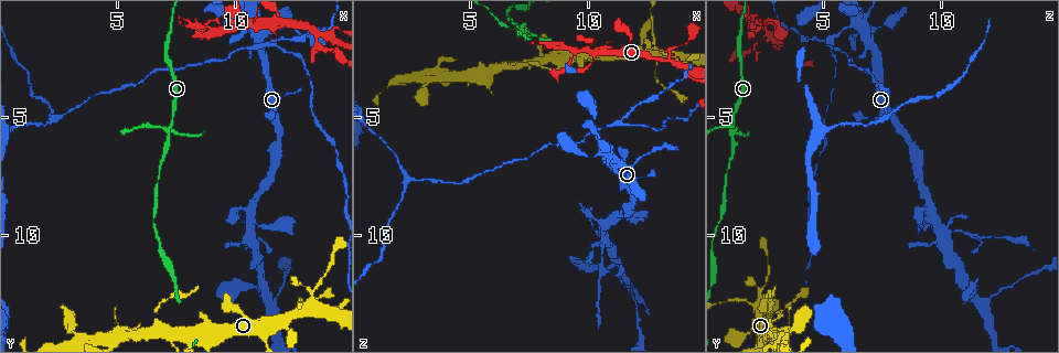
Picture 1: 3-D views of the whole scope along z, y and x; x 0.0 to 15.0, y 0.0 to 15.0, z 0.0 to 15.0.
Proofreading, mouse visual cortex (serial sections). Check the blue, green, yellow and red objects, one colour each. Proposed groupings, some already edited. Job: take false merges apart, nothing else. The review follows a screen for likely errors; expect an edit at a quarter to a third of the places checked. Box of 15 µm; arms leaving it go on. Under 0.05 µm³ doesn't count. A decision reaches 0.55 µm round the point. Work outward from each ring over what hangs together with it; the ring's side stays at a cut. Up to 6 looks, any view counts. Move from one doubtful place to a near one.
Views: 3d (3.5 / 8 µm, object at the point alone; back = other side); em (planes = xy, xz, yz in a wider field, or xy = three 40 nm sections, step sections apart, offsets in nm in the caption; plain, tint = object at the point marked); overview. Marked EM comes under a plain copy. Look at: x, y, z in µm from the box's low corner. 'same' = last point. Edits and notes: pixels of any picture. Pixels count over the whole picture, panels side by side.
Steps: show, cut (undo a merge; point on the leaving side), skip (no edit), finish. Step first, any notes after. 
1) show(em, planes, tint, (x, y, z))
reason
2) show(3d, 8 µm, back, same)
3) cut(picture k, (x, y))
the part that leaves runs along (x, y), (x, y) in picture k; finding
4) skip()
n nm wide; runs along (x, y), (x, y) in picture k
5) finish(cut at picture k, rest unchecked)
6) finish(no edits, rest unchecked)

show(3d, 3.5 µm, (11.1, 1.7, 6.9))
branch point

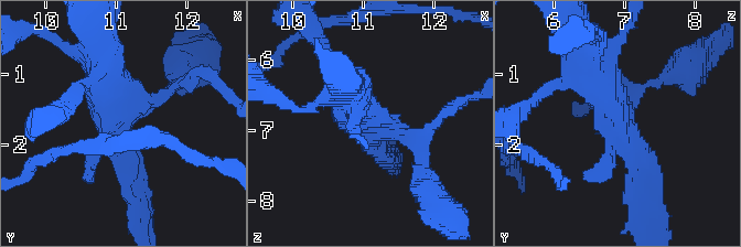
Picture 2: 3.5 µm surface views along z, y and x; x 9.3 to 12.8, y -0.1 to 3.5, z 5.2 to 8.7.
skip()
runs along (654, 181), (586, 58) in picture 2; continuous, no second cell

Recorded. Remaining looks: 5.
show(3d, 3.5 µm, (7.2, 5.4, 1.1))
three-way junction

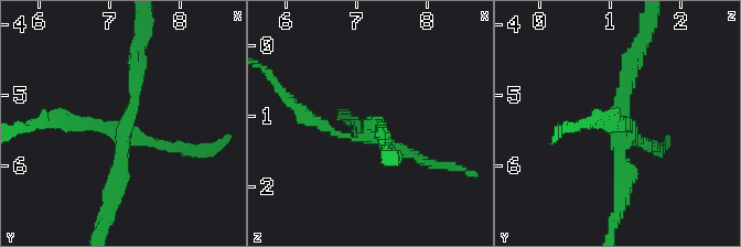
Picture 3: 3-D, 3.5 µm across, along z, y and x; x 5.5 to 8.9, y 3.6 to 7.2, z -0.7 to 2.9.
show(em, xy, step 1, tint, (7.20, 5.50, 1.15))
need the tissue

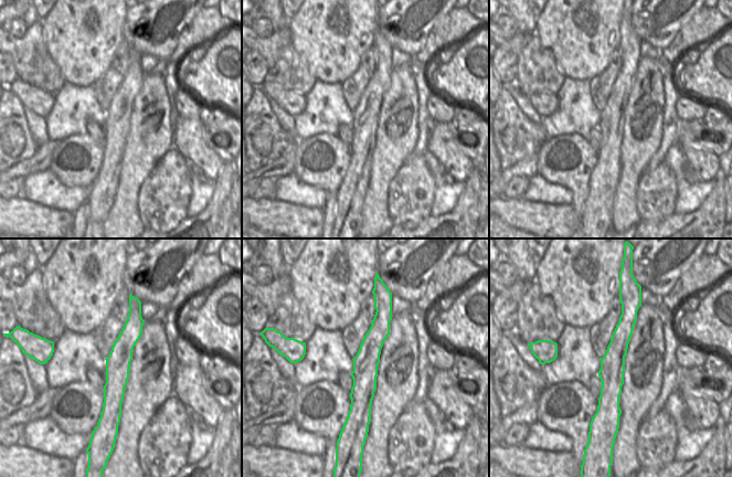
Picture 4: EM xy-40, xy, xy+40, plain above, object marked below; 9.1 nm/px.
cut(picture 3, (409, 154))
two cells meet here

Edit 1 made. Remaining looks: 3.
show(overview)
see it whole again

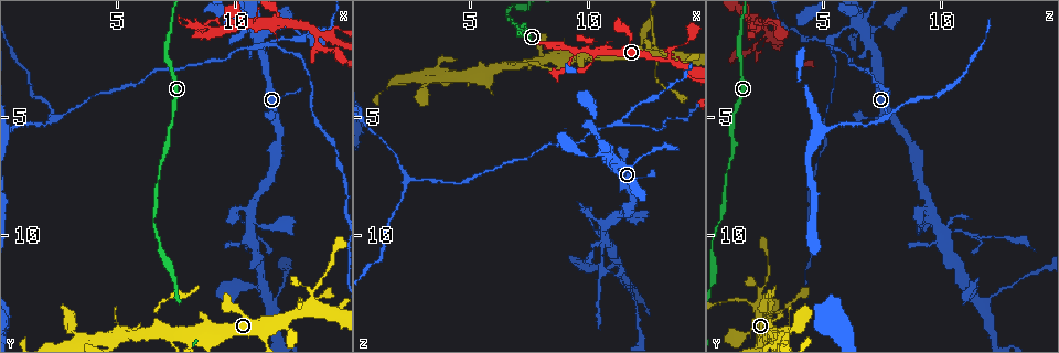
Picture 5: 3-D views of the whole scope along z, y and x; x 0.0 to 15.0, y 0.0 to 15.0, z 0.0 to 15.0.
show(em, xy, step 2, tint, (6.5, 13.3, 2.6))
a narrow waist

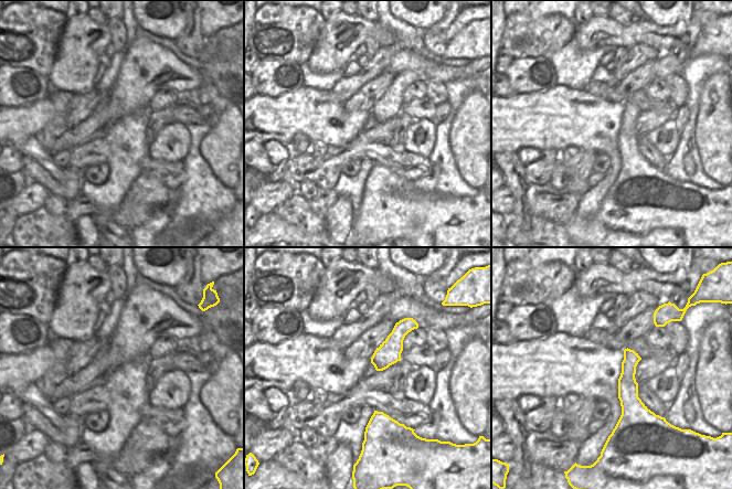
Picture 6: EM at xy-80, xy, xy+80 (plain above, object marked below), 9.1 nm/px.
show(3d, 3.5 µm, same)
see where the arms go

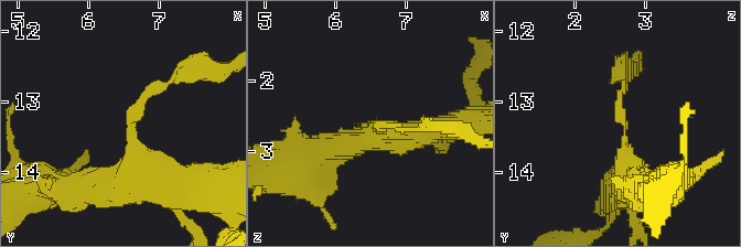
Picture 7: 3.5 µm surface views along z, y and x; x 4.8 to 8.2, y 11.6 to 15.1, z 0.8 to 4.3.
skip()
220 nm wide; runs along (630, 182), (619, 77) in picture 7; continuous, no second cell

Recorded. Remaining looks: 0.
finish(cut at picture 3, rest unchecked)

